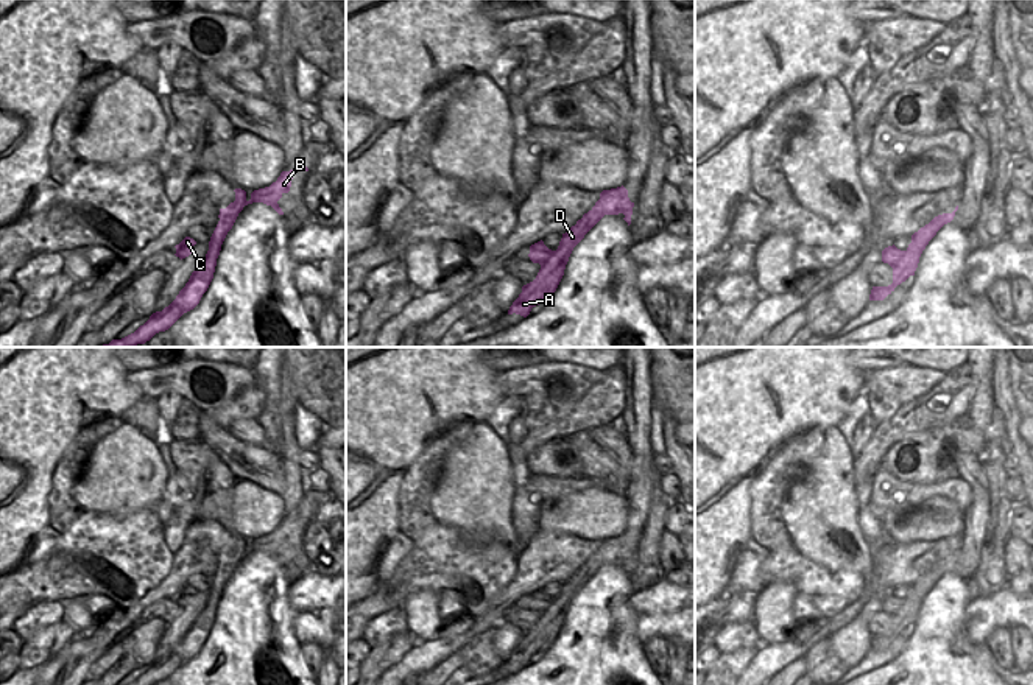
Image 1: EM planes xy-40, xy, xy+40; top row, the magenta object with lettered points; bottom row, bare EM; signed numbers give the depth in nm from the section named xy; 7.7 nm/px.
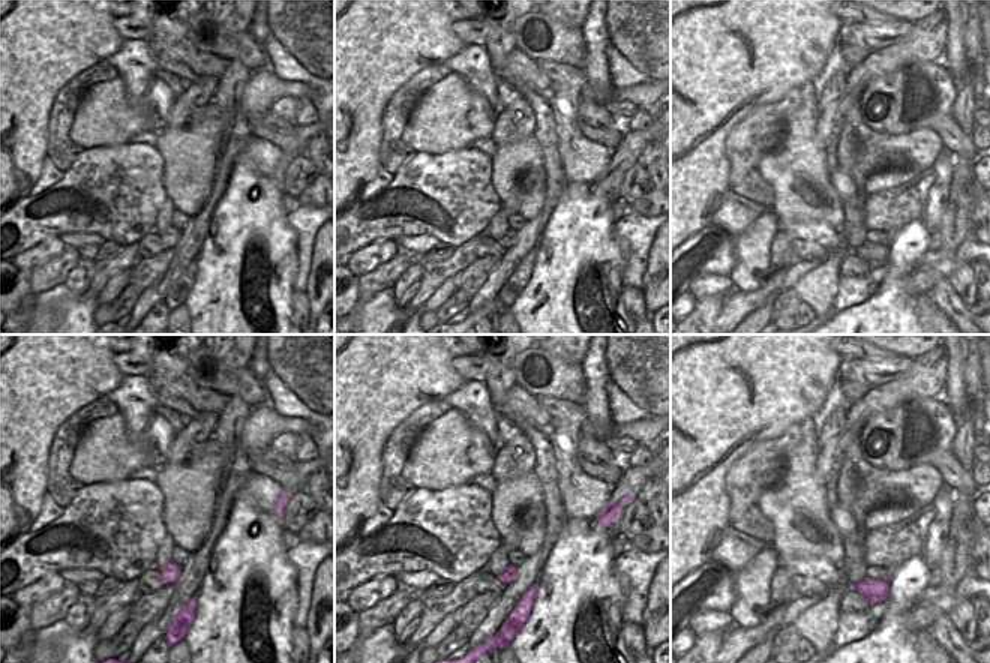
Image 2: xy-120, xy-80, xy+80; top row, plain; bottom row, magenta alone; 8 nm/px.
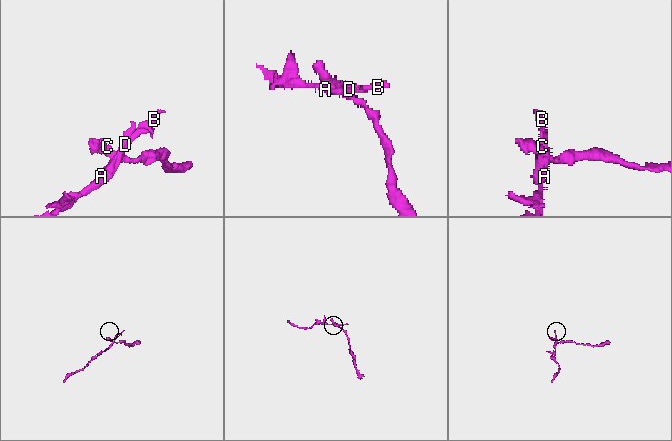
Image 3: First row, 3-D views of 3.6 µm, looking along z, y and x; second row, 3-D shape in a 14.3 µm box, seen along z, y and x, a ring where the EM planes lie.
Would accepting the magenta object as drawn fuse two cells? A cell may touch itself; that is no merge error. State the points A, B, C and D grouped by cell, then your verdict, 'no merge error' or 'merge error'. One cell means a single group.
groups A B D / C; merge error

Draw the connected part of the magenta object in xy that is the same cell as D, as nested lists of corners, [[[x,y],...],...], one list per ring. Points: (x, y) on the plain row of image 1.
[[[622,534],[611,539],[603,539],[595,554],[570,576],[569,581],[562,582],[558,598],[552,607],[541,613],[536,627],[522,635],[522,641],[513,651],[508,663],[520,663],[527,666],[533,655],[544,652],[556,640],[569,606],[573,596],[584,587],[584,584],[605,565],[605,564],[625,564],[628,574],[631,573],[634,551],[628,546],[628,539]]]

